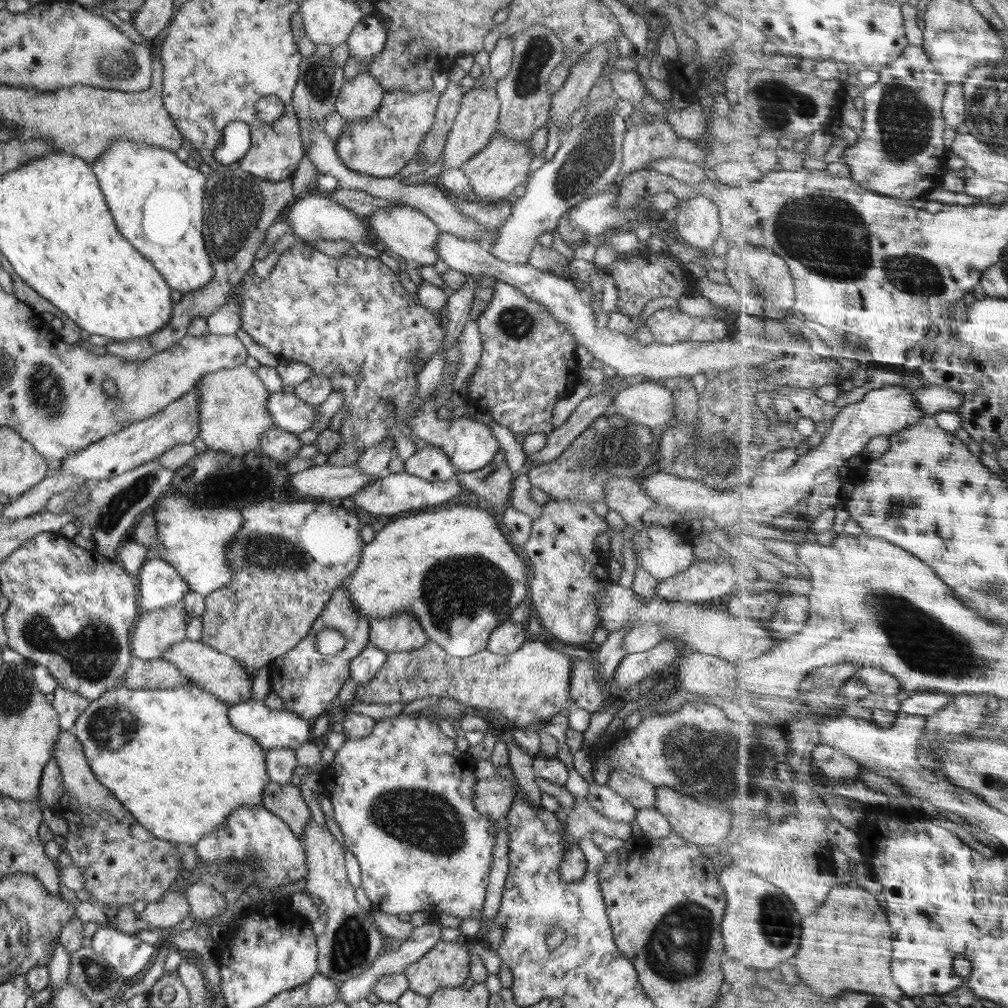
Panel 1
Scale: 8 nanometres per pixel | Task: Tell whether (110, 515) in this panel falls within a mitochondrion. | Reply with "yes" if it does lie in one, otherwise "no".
yes

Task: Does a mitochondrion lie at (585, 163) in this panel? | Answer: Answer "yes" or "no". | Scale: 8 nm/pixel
yes

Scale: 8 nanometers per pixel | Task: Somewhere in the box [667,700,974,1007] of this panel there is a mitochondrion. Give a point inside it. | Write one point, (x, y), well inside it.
(778, 927)

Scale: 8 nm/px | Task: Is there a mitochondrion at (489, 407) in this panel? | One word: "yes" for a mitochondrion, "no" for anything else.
no

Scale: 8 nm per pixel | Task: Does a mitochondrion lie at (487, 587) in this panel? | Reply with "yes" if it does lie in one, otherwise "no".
yes

